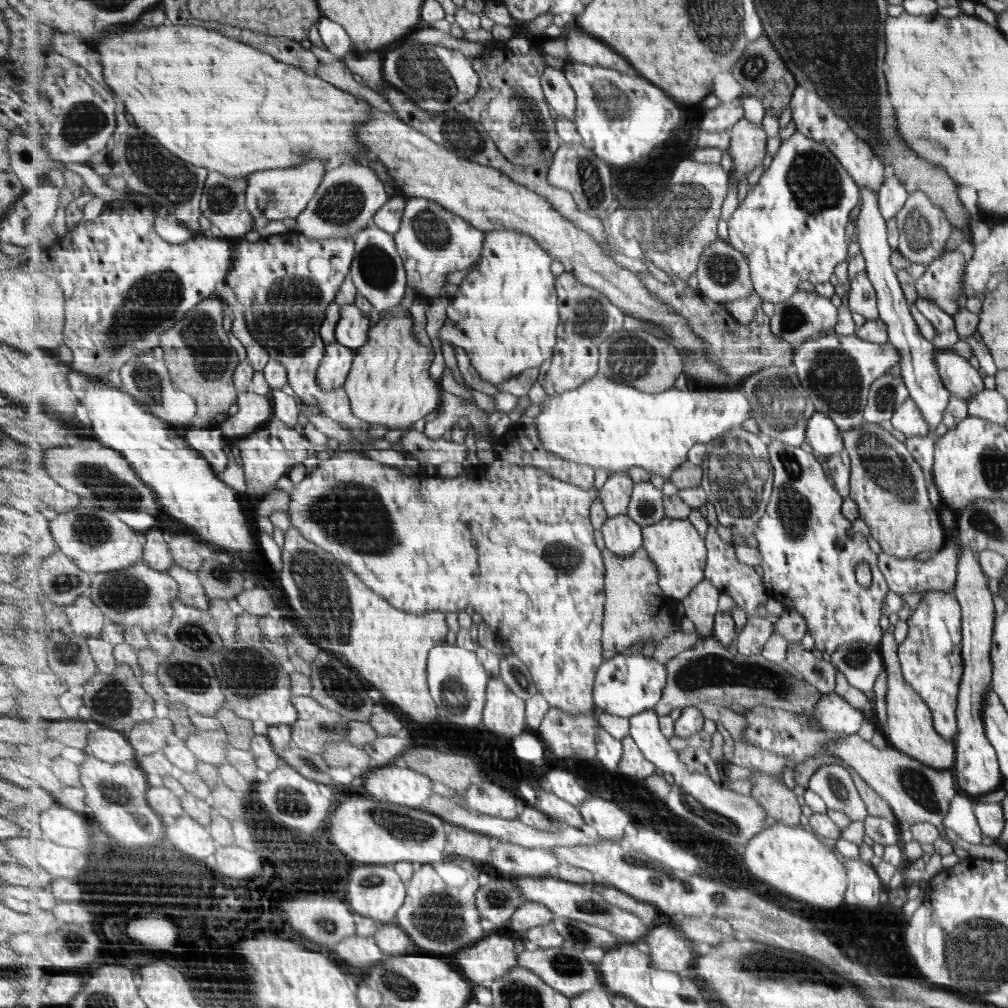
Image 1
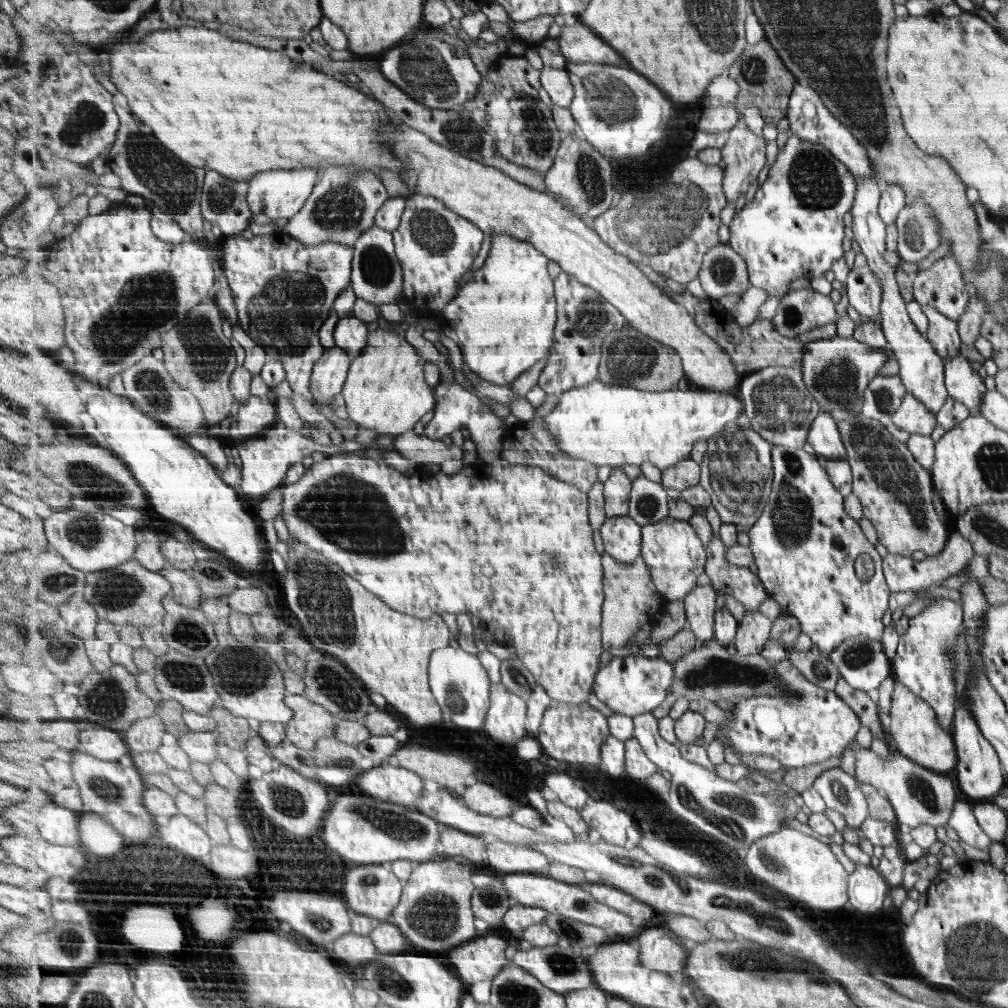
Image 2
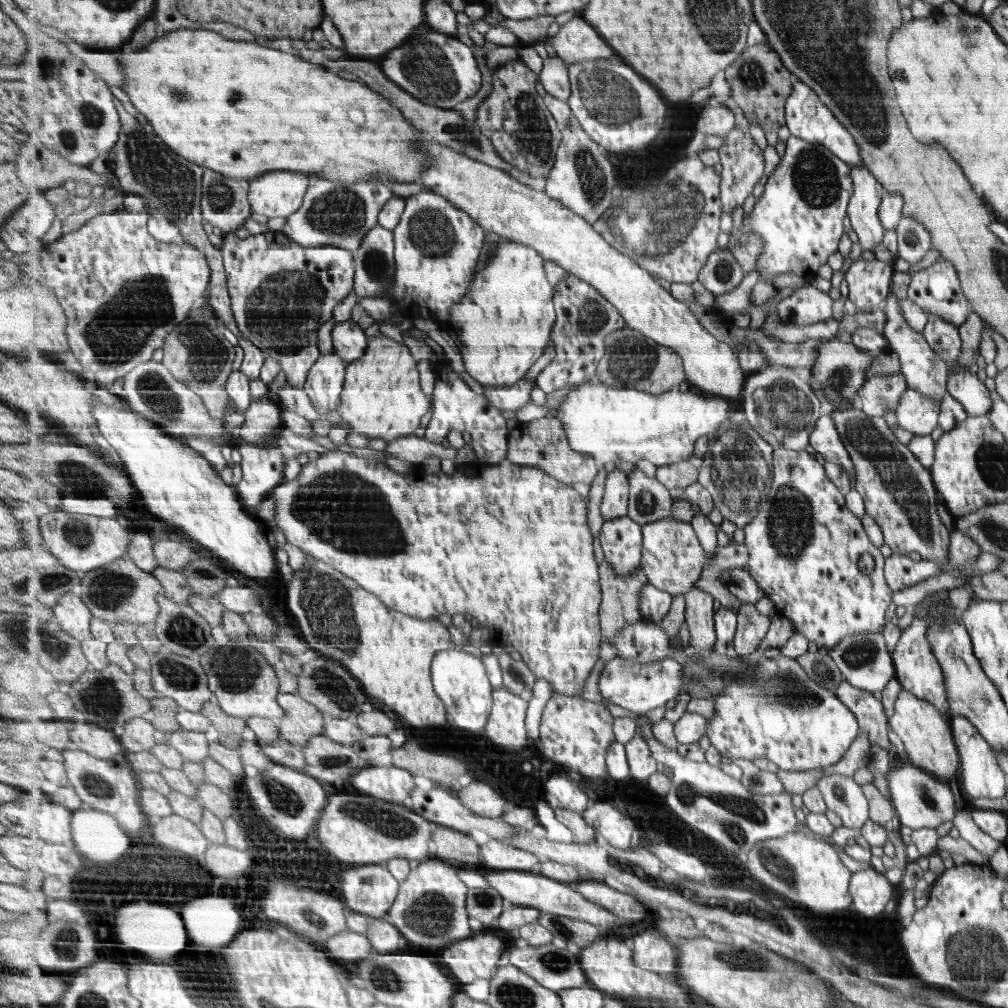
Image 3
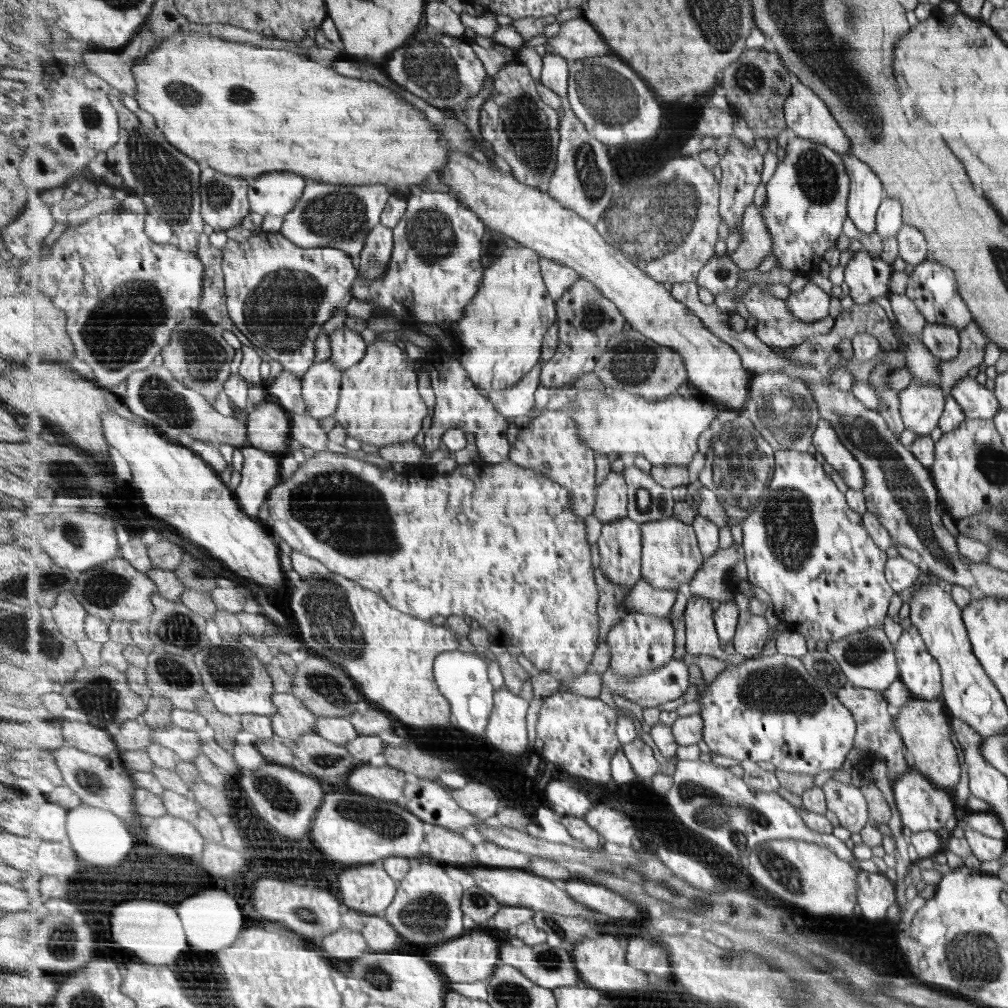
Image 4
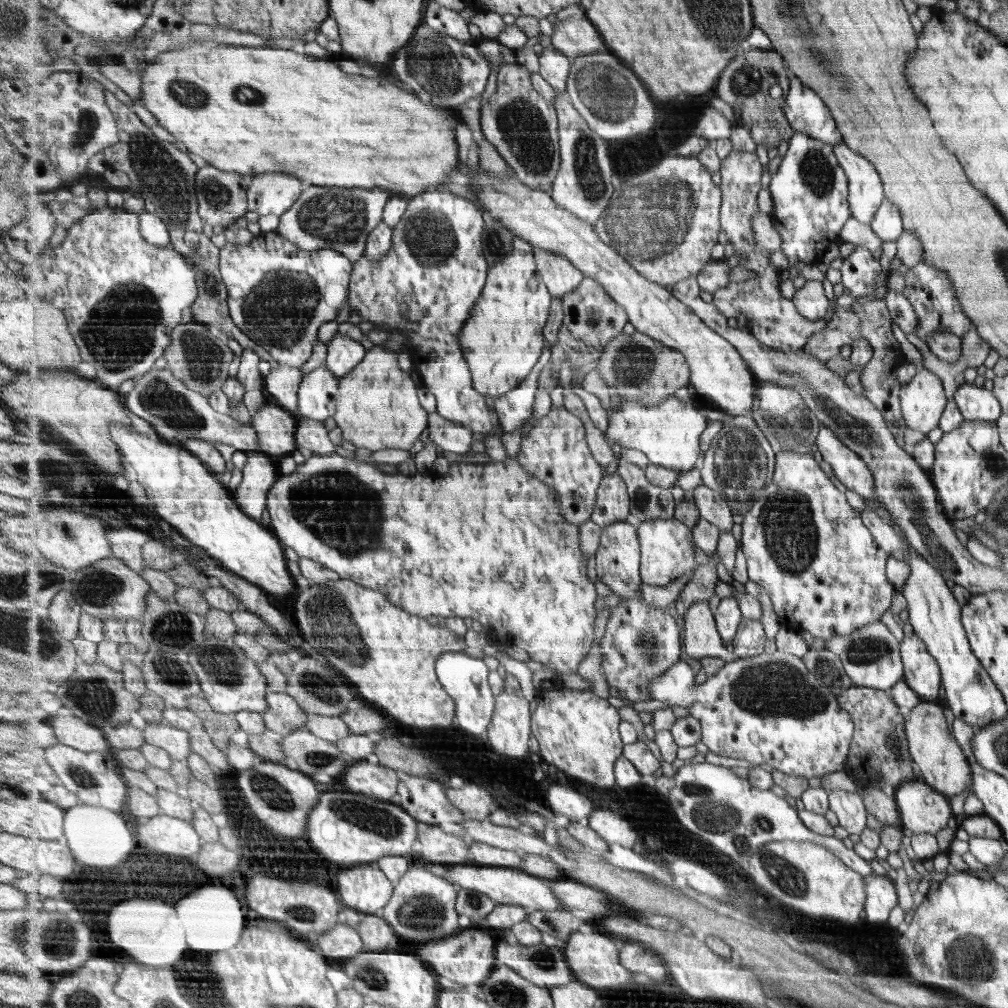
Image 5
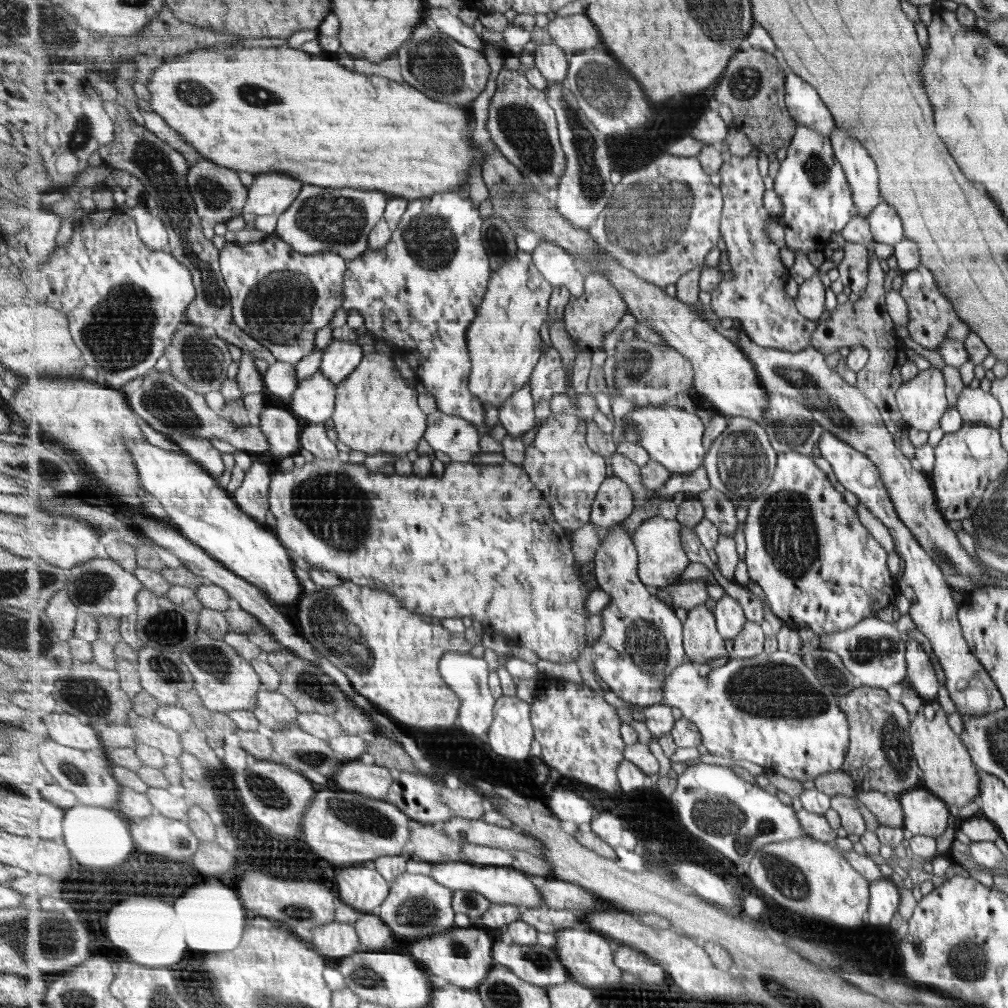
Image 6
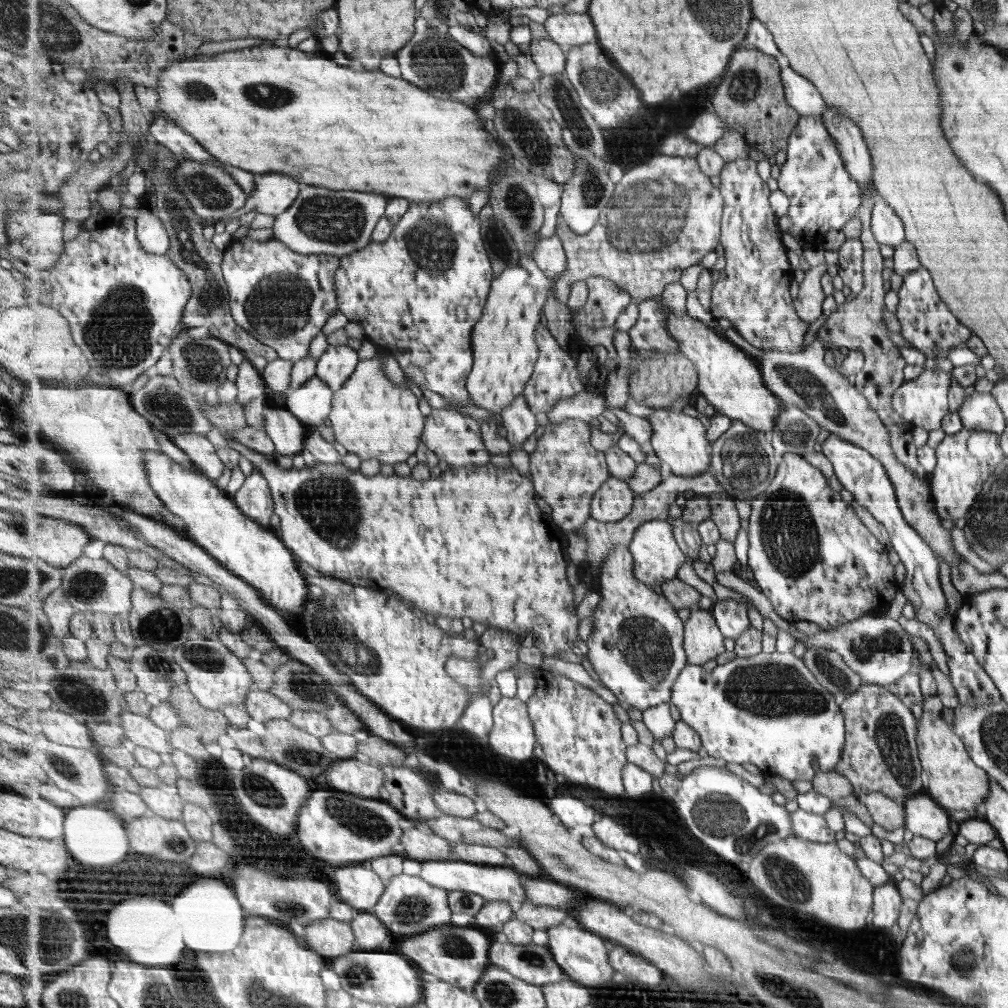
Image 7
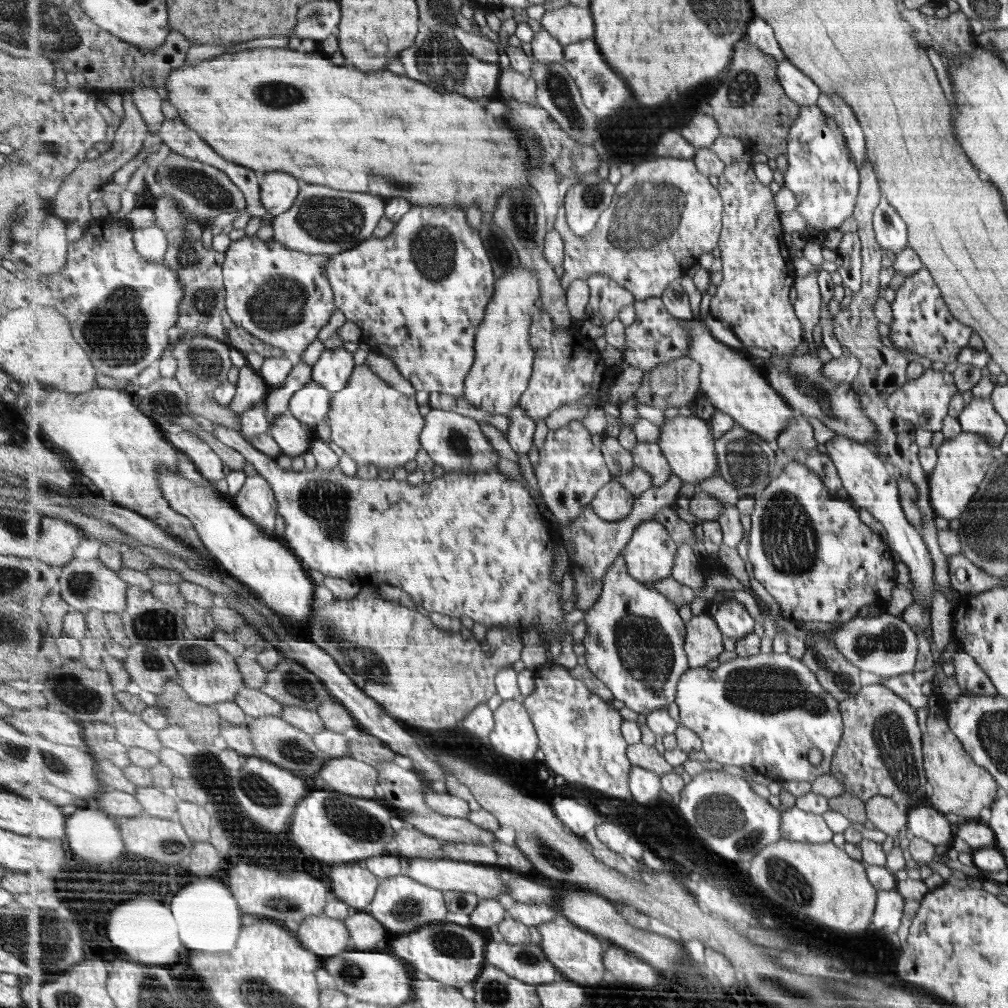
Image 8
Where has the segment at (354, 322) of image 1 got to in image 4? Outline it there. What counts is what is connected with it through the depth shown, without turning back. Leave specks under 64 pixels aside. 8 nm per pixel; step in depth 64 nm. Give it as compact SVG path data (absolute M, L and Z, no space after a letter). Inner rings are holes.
M349 328L335 330L330 338L332 346L330 360L343 371L359 364L368 352L368 345L363 342L363 338Z

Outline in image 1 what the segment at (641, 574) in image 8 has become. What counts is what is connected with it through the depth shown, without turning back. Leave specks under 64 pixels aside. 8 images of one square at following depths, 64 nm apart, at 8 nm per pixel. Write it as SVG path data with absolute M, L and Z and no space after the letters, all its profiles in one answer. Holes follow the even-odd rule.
M666 517L658 524L643 528L644 550L648 551L652 562L659 568L659 584L669 598L682 601L705 580L707 568L707 548L700 532L689 519Z

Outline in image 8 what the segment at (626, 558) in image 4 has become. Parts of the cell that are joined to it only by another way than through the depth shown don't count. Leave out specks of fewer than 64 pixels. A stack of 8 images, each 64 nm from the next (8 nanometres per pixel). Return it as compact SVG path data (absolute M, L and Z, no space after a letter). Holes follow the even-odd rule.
M622 554L605 574L602 596L586 611L582 624L588 627L583 641L586 665L612 692L612 696L628 708L645 717L653 710L665 708L676 702L680 678L689 670L686 652L687 623L679 616L676 603L667 599L651 585L637 581L629 574L629 564Z

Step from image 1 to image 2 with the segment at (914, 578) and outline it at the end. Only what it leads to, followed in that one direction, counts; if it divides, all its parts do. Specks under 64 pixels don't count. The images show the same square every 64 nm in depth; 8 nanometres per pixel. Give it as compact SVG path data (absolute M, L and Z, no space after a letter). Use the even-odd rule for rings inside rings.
M954 531L949 536L948 545L937 557L927 557L916 562L911 557L887 553L886 556L883 556L883 576L885 576L885 582L887 582L891 592L917 591L921 588L937 589L937 587L940 587L940 582L959 573L970 563L974 556L975 553L971 544Z

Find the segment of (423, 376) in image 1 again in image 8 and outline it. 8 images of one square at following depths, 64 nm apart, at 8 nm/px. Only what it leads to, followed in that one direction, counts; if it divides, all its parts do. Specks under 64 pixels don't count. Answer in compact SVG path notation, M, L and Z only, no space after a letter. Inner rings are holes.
M361 364L354 369L348 385L333 394L328 422L331 428L332 442L352 457L358 467L375 464L381 470L397 470L397 468L404 468L405 464L409 464L411 460L417 458L417 454L422 448L421 433L426 420L419 414L419 405L417 405L415 396L406 396L399 390L395 390L385 380L381 380L367 364Z

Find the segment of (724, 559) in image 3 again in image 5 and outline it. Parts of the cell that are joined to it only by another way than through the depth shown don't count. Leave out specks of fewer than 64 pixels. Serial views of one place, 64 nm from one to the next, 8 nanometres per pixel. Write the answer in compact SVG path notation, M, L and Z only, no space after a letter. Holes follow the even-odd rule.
M713 554L707 564L697 565L693 578L679 594L679 600L683 600L687 606L693 606L697 602L705 602L716 596L715 585L718 582L717 564L719 562L720 559Z

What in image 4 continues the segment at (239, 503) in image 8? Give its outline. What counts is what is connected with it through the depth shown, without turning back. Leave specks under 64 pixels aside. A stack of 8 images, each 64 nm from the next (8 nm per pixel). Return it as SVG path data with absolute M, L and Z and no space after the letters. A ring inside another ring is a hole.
M289 438L285 453L269 452L252 445L241 449L244 457L242 481L235 492L237 500L248 516L257 519L257 514L265 500L268 500L269 493L281 482L282 457L297 452L301 447L305 446L299 440Z

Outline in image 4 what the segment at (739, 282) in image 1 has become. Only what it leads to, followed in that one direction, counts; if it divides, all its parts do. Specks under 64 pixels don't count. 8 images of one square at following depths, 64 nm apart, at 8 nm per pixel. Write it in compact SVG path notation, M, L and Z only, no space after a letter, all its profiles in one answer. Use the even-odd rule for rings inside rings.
M713 256L708 264L701 269L698 284L709 290L713 295L733 292L739 284L739 271L730 256Z

